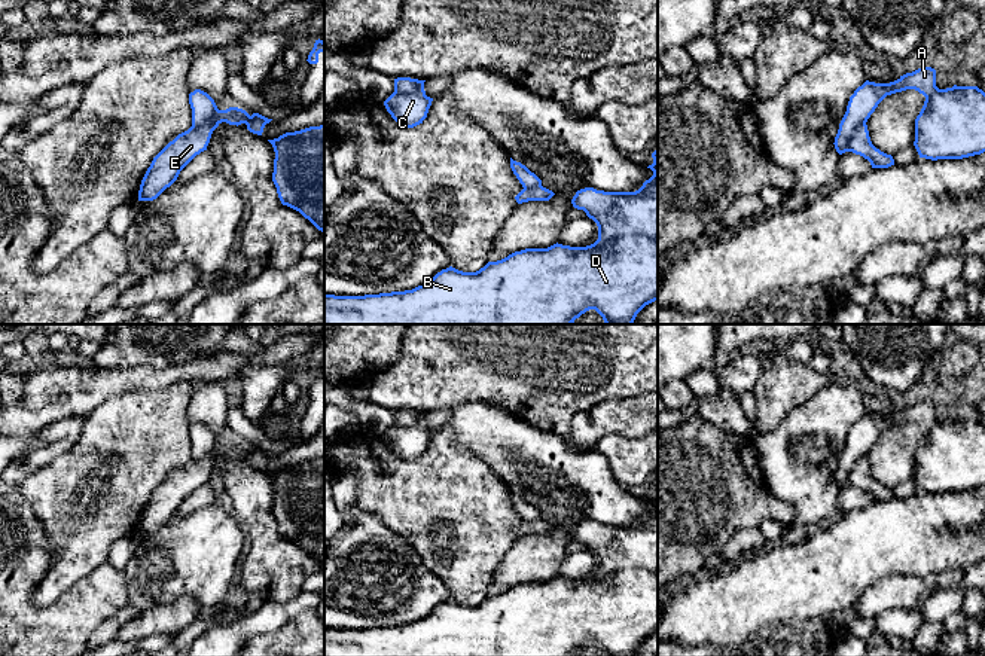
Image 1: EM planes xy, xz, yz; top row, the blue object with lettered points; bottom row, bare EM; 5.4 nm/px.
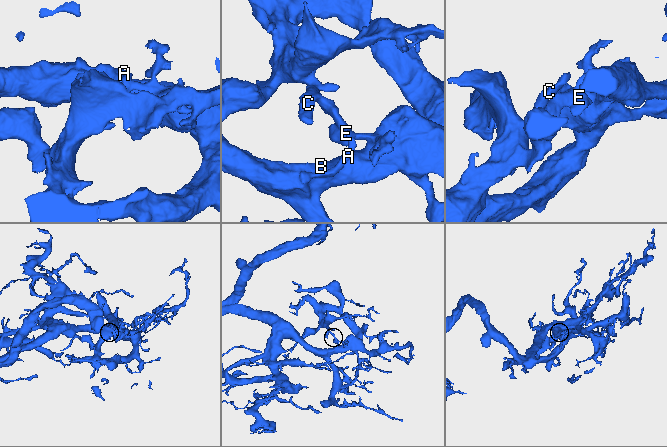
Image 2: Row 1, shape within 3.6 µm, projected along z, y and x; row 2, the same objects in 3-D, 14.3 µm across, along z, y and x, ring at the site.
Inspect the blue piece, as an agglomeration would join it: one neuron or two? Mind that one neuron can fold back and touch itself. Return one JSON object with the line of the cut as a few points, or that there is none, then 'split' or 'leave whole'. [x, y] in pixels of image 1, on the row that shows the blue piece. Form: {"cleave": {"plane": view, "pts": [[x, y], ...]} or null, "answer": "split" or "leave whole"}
{"cleave": null, "answer": "leave whole"}

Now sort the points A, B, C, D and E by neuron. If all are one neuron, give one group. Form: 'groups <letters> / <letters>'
groups A B C D E

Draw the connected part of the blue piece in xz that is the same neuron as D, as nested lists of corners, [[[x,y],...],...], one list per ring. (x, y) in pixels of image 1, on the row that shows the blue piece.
[[[658,152],[652,153],[653,164],[649,165],[653,176],[635,192],[604,192],[594,187],[585,187],[576,192],[571,204],[583,210],[598,226],[598,239],[586,247],[570,247],[554,244],[548,248],[525,248],[515,251],[507,257],[488,262],[476,272],[463,272],[452,266],[437,272],[430,281],[412,290],[391,292],[365,296],[335,296],[324,295],[324,324],[573,324],[576,318],[589,309],[595,309],[606,324],[632,324],[637,314],[649,303],[658,300]]]

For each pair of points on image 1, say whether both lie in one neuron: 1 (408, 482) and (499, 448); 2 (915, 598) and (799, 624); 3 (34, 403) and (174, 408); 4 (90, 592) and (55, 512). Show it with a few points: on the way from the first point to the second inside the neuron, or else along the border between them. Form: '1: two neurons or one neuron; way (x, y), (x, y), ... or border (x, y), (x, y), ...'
1: two neurons; border (451, 432), (460, 444), (469, 448), (502, 479)
2: two neurons; border (871, 585), (847, 616)
3: two neurons; border (133, 391), (109, 396), (85, 417)
4: two neurons; border (106, 561), (76, 580), (57, 598)

